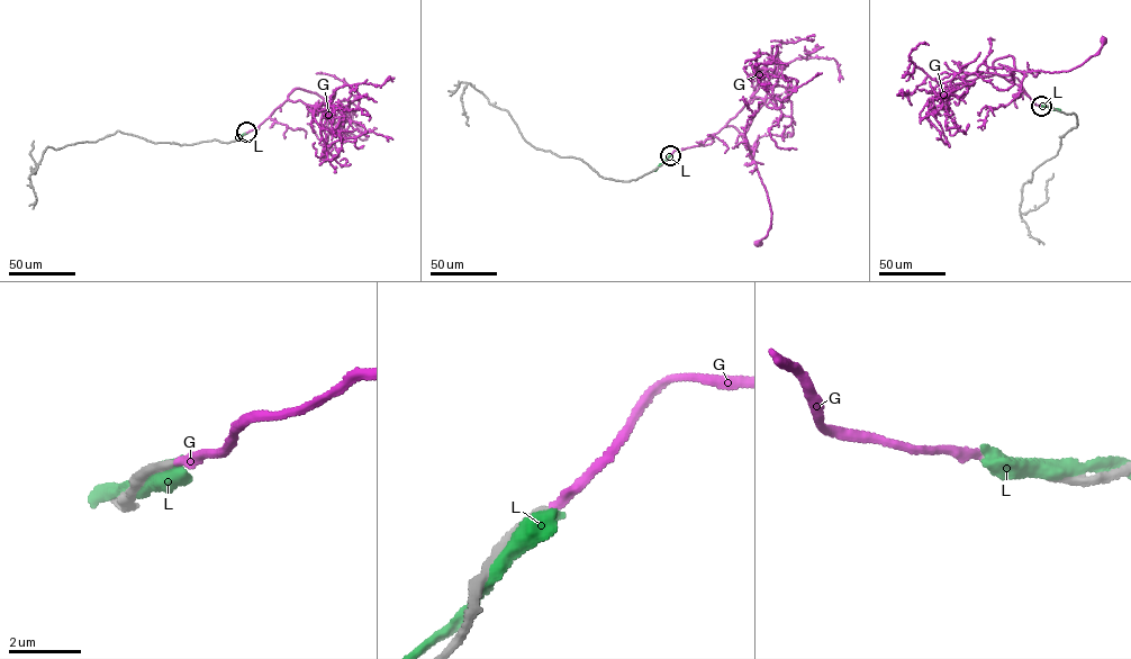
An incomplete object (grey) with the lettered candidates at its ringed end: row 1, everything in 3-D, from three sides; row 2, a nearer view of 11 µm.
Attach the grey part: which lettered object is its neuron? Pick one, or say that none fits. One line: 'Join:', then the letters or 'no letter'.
Join: G

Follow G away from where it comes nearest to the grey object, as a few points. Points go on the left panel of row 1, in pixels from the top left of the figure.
G: (246, 132), (258, 128), (298, 88), (318, 95), (325, 101), (329, 119), (365, 140), (367, 135), (349, 116)

